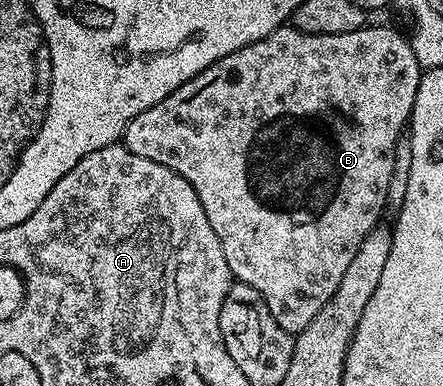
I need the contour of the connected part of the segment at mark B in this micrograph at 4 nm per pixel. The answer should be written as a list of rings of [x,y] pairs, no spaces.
[[[368,23],[358,31],[346,31],[346,35],[310,35],[306,31],[281,27],[266,35],[266,39],[258,39],[258,43],[250,43],[218,59],[206,67],[206,71],[194,75],[194,79],[182,83],[178,91],[166,95],[162,103],[154,103],[154,107],[146,107],[142,115],[134,115],[126,127],[122,144],[134,151],[134,155],[142,155],[142,159],[154,159],[154,163],[170,167],[170,171],[182,175],[182,179],[194,187],[206,211],[206,219],[210,219],[210,227],[214,227],[214,235],[218,235],[218,243],[222,243],[222,252],[226,254],[226,263],[230,263],[233,278],[254,287],[254,291],[262,295],[266,307],[270,307],[270,315],[278,319],[278,327],[295,335],[304,330],[306,323],[310,323],[326,303],[330,303],[330,295],[338,291],[346,266],[353,261],[358,247],[362,247],[362,239],[370,235],[374,226],[381,224],[383,217],[380,216],[386,213],[394,147],[412,120],[421,72],[418,59],[414,59],[411,40],[388,25]]]

